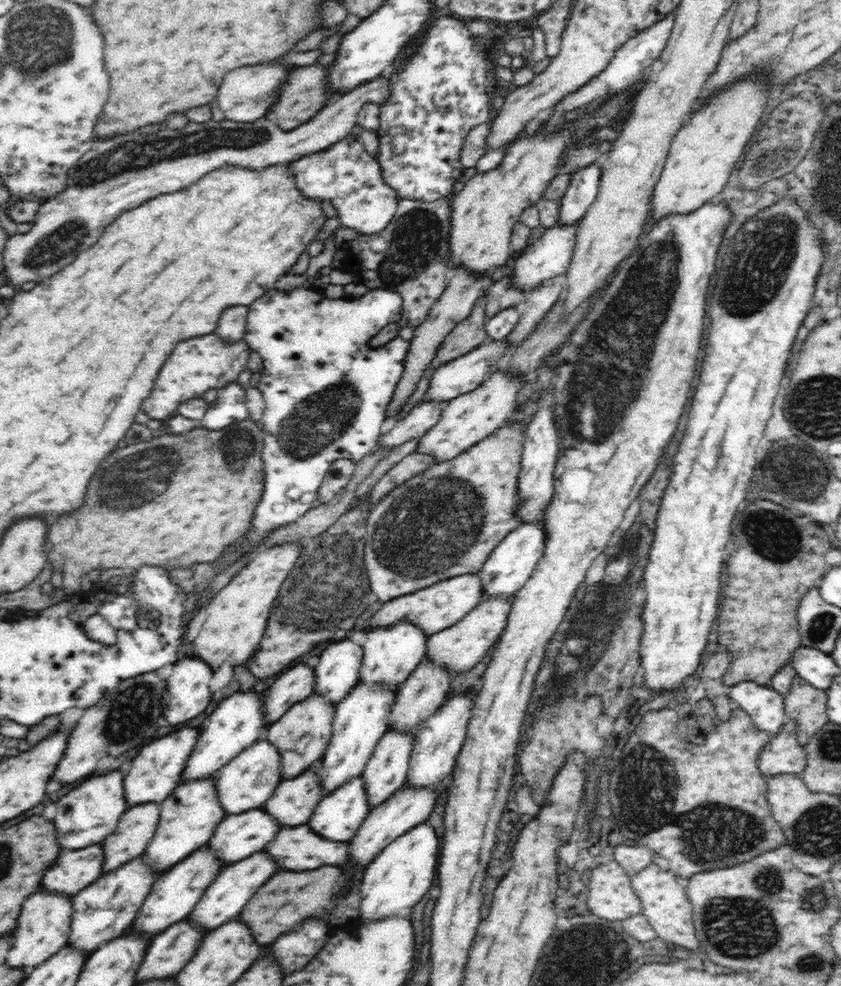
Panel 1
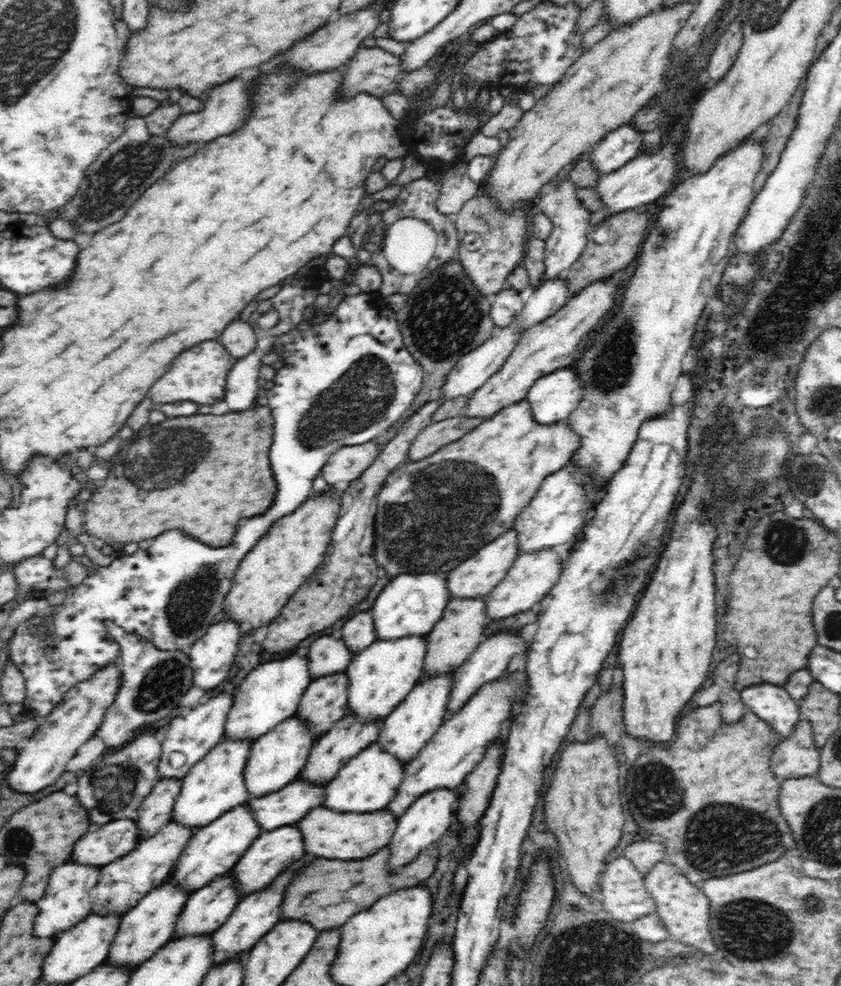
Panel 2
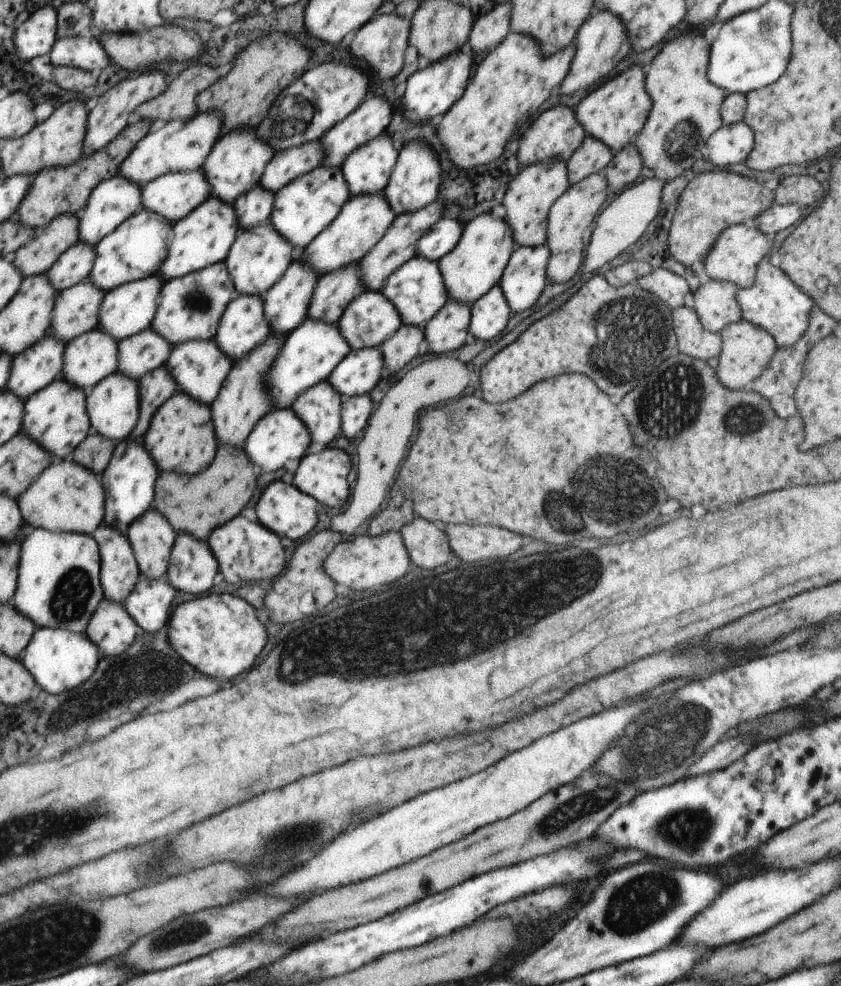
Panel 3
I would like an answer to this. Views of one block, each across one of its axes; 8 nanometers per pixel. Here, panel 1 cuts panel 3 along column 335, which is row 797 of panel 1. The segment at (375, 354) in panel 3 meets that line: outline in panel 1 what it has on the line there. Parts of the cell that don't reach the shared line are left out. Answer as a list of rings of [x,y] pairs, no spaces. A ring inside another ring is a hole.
[[[386,731],[383,737],[376,743],[370,760],[367,762],[364,772],[361,775],[366,783],[366,793],[368,793],[368,803],[370,808],[378,806],[381,802],[388,800],[398,789],[402,788],[408,778],[408,768],[410,768],[410,752],[414,748],[415,732],[408,731]]]

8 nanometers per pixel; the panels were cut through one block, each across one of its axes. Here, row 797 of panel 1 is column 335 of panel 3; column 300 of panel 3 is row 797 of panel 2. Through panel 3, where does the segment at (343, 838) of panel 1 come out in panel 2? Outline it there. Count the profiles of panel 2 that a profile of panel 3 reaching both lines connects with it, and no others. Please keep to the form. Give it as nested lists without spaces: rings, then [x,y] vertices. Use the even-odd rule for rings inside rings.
[[[377,742],[370,743],[360,751],[358,756],[351,758],[340,772],[325,785],[325,797],[321,806],[334,812],[376,812],[386,808],[387,804],[397,793],[397,788],[402,782],[406,762],[400,762],[389,752],[384,752],[383,747]]]

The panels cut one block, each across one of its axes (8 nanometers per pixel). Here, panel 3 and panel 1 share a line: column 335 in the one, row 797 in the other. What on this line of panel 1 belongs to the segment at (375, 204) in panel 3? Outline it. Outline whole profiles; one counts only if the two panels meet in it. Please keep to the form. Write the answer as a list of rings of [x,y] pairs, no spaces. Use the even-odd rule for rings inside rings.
[[[262,738],[240,751],[240,754],[237,754],[226,766],[217,770],[213,776],[216,779],[218,801],[224,813],[240,814],[253,808],[262,808],[283,781],[280,766],[282,761],[278,749],[268,739]]]

